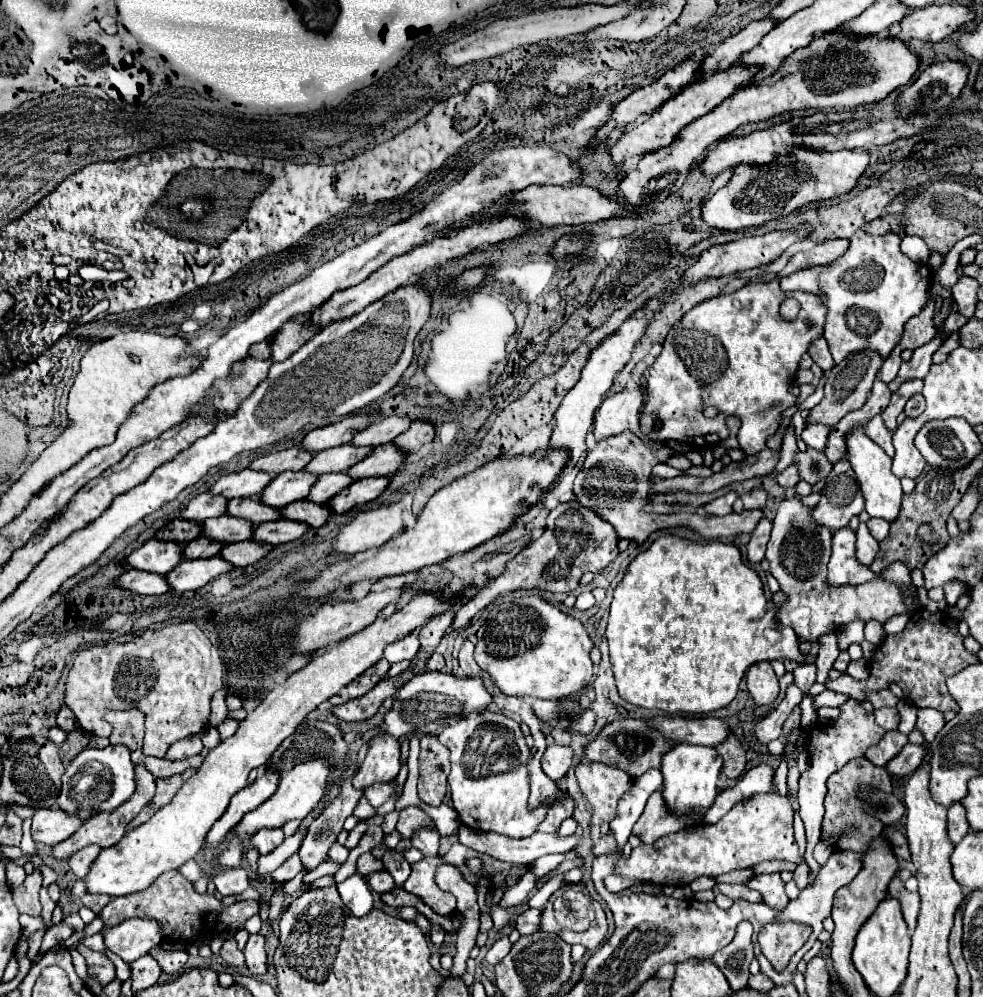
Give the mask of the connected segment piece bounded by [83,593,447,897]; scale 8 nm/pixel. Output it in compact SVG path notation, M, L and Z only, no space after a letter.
M419 593L391 617L375 619L375 623L363 631L343 639L343 643L313 655L313 659L303 669L289 675L283 685L277 685L267 693L261 705L241 721L235 735L207 753L203 765L181 787L169 805L161 807L161 811L157 811L145 825L127 831L121 843L101 849L83 879L87 893L105 893L109 897L137 893L147 889L161 873L179 869L185 861L193 859L201 851L211 825L225 813L231 797L247 785L247 775L251 769L263 765L275 747L279 747L279 743L289 737L313 709L317 709L329 697L337 695L345 685L375 665L383 657L385 645L403 639L413 629L423 627L431 615L439 615L439 611L445 609L447 603L443 601L443 595L437 597L431 593Z

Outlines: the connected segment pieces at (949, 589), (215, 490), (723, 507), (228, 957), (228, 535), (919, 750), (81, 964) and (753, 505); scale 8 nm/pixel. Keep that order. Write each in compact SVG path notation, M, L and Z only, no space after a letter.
M957 581L947 583L947 585L945 585L945 603L947 603L949 607L955 605L957 599L959 599L963 593L965 593L965 587L963 587L961 583L957 583Z
M243 469L239 473L223 475L215 485L211 485L209 493L211 495L221 495L225 499L233 499L233 497L259 497L259 491L263 491L263 487L267 487L267 483L271 479L273 477L267 475L267 473Z
M729 491L729 493L717 497L715 501L707 503L705 505L705 511L709 515L727 515L727 513L731 513L731 505L733 505L735 499L737 499L737 493L735 491Z
M229 937L225 943L223 943L223 947L221 947L221 957L223 957L223 961L227 963L227 965L233 965L233 967L237 967L237 969L245 969L247 965L245 965L245 955L243 955L243 951L239 951L239 947L235 945L235 939L233 937Z
M221 515L215 519L205 519L201 523L201 535L207 539L213 539L217 543L235 543L245 541L251 537L253 525L245 519L235 519L229 515Z
M907 743L893 759L891 763L885 765L887 773L889 775L897 775L897 777L903 777L903 775L911 775L925 759L927 755L927 749L923 745L911 745Z
M75 945L69 947L69 953L71 953L71 957L73 957L73 965L75 965L77 975L79 975L81 979L85 979L85 975L87 975L87 961L85 961L85 957L77 951Z
M751 489L749 493L741 495L741 501L745 509L763 509L767 501L767 491L765 489Z

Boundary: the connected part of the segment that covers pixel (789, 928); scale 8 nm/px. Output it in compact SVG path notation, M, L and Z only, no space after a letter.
M771 923L763 927L759 935L759 945L769 963L777 971L783 971L791 957L805 945L809 933L809 927L799 927L793 923Z

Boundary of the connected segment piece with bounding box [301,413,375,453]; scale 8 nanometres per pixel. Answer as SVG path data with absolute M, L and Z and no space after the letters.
M359 413L359 415L351 415L339 423L315 429L311 433L305 435L305 439L301 441L301 449L317 453L323 449L331 449L331 447L339 447L345 445L353 439L355 431L361 431L365 427L369 427L373 423L375 415L367 415L367 413Z

